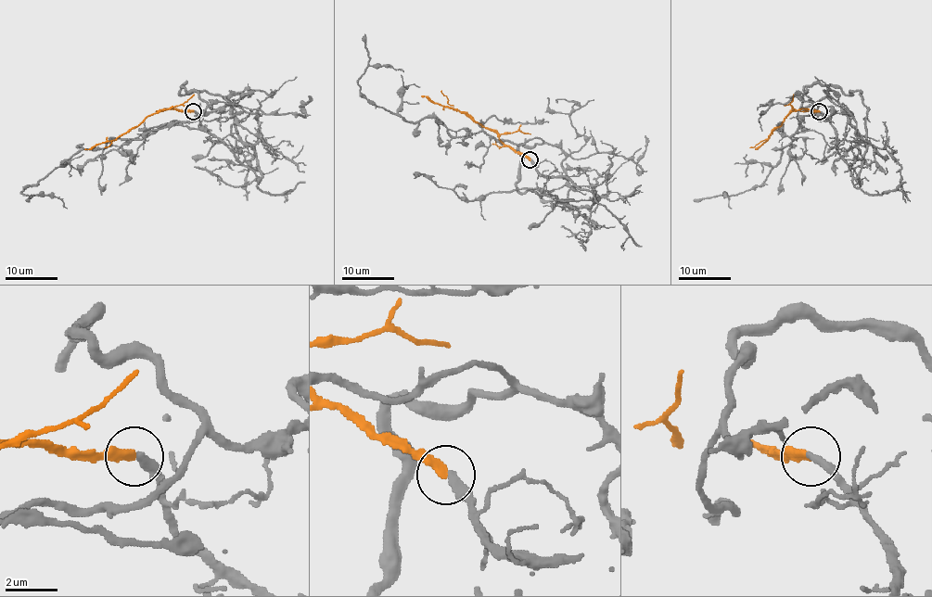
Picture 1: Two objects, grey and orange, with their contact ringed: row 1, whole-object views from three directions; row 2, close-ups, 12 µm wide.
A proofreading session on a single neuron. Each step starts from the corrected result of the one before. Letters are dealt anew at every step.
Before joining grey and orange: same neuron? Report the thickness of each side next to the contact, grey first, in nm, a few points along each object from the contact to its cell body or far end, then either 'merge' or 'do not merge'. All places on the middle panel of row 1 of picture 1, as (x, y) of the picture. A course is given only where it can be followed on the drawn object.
calibres 340 and 360 nm; course grey (530, 159), (597, 198), (572, 207), (566, 157), (541, 138), (453, 137), (360, 91), (369, 66), (402, 71); course orange (530, 159), (517, 154), (496, 133), (474, 119), (432, 103), (421, 95); merge

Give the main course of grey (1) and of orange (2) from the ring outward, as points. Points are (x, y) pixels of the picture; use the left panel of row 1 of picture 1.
1: (194, 111), (261, 174), (257, 152), (232, 133), (225, 98), (194, 120), (78, 151), (21, 193), (66, 209)
2: (194, 111), (159, 110), (115, 139), (95, 145), (89, 149), (84, 148)

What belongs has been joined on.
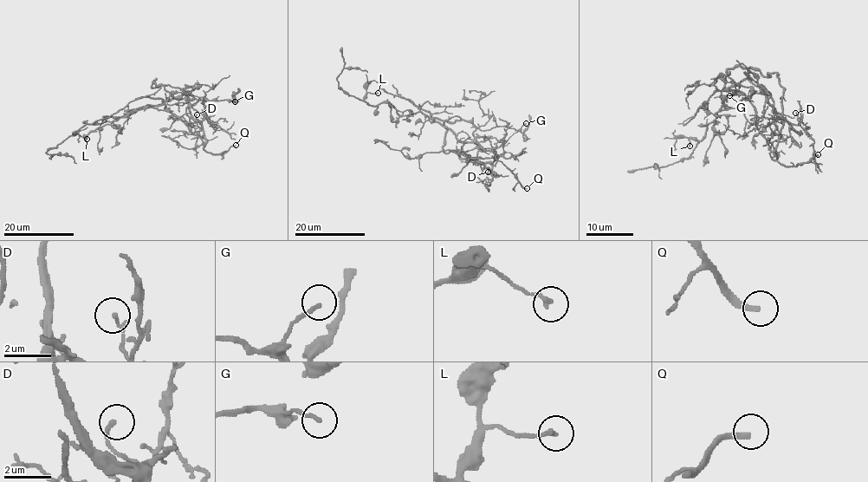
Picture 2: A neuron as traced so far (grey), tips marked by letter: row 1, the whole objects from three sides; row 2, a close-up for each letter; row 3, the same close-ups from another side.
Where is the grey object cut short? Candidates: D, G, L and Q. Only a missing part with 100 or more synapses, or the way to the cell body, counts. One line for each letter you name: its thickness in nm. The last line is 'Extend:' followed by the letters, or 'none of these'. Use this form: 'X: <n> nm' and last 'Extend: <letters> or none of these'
Q: 240 nm
Extend: Q

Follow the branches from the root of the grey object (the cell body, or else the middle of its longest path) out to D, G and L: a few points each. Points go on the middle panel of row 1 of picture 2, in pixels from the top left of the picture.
D: (476, 139), (479, 148), (477, 159), (491, 166), (491, 174), (488, 172)
G: (476, 139), (473, 133), (476, 129), (485, 131), (508, 127), (519, 130), (526, 123)
L: (476, 139), (474, 126), (459, 116), (400, 115), (387, 102), (370, 105), (364, 99), (378, 93)

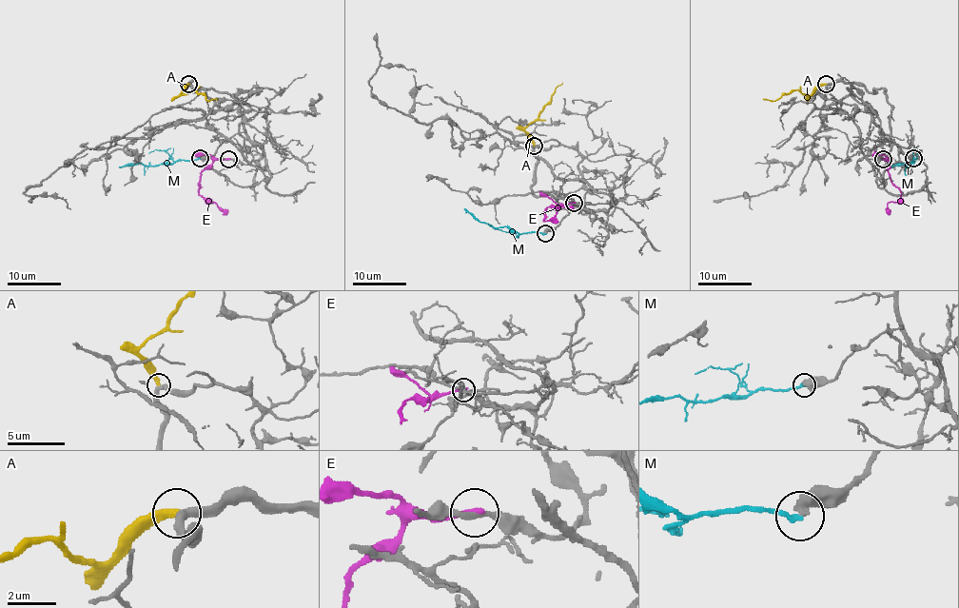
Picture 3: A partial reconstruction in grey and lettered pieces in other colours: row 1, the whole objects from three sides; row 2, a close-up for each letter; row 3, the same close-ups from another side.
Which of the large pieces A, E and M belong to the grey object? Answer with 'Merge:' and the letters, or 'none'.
Merge: none

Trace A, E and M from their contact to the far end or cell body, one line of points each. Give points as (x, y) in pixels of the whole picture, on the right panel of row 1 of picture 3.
A: (826, 85), (820, 85), (810, 95), (793, 89), (774, 101), (762, 99)
E: (882, 158), (888, 163), (890, 181), (901, 193), (896, 202), (888, 204), (889, 213)
M: (913, 158), (908, 165), (889, 166)

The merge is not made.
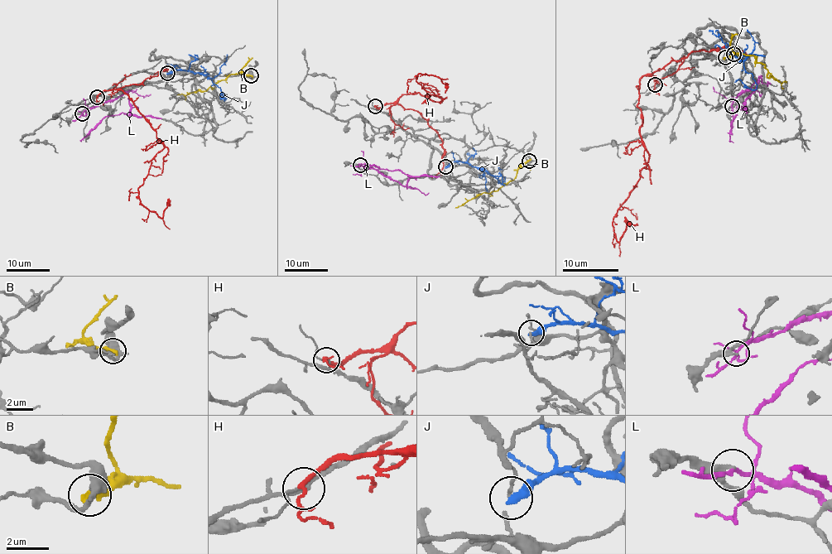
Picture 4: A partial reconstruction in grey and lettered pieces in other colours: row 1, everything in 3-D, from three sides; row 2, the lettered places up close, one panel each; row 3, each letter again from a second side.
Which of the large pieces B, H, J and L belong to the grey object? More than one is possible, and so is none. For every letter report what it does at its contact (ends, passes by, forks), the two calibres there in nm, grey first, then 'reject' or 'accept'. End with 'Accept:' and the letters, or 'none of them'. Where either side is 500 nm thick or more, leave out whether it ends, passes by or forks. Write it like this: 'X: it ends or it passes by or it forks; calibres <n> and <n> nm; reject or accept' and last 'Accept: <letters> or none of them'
B: it ends; calibres 480 and 360 nm; reject
H: it forks; calibres 100 and 160 nm; reject
J: it ends; calibres 100 and 400 nm; reject
L: it passes by; calibres 240 and 170 nm; accept
Accept: L

